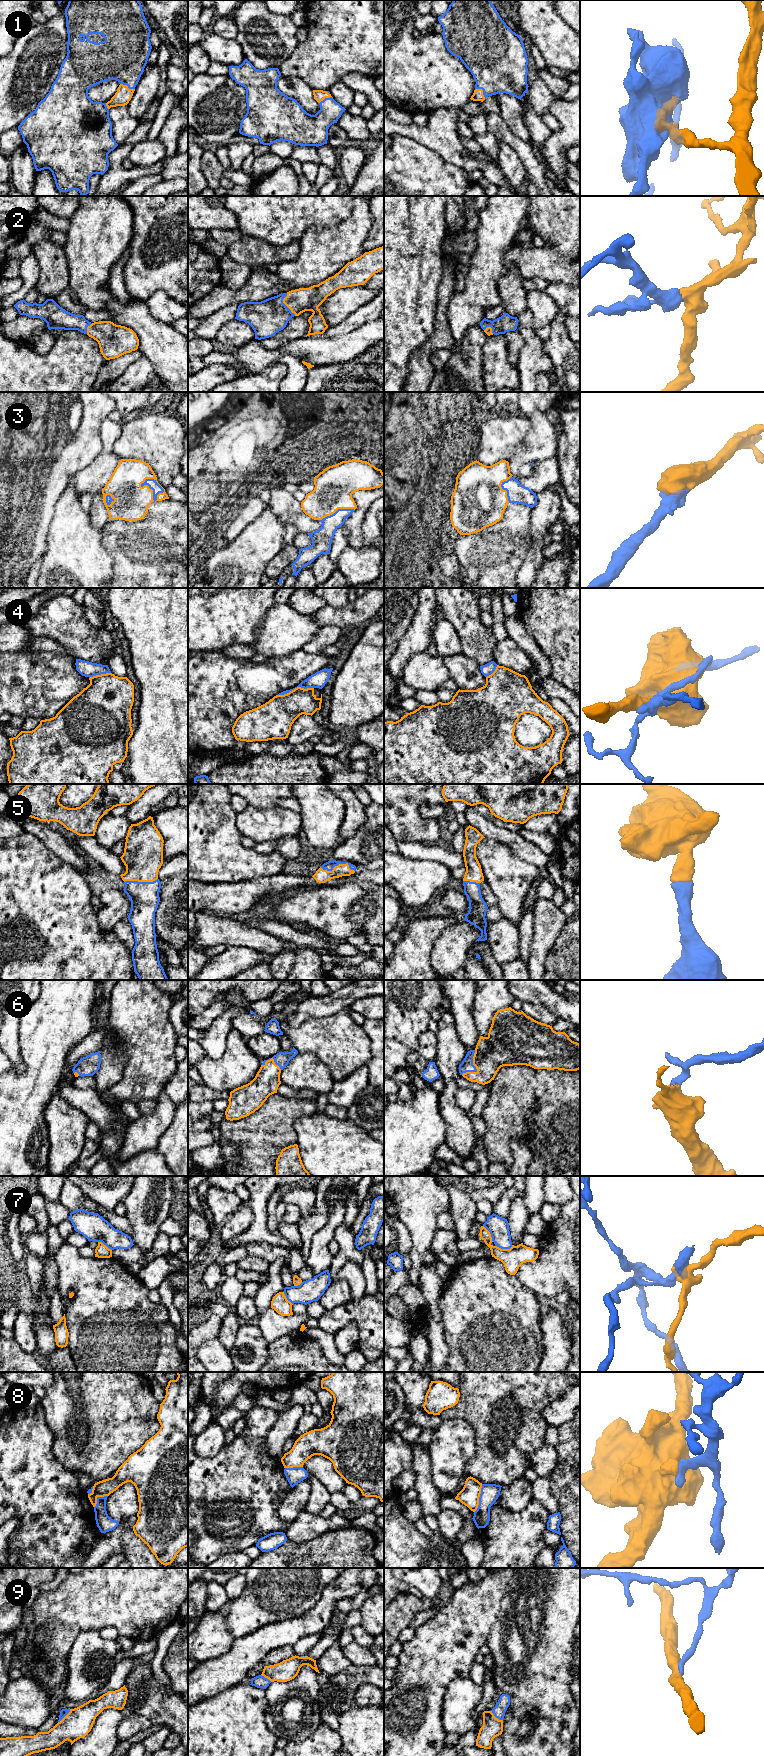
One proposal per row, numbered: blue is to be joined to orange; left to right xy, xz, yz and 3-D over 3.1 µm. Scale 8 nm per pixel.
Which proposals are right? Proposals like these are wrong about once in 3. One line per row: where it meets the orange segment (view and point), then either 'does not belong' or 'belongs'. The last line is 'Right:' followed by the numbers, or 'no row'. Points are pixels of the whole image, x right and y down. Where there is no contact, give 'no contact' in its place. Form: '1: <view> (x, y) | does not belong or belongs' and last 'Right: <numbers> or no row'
1: xy (127, 86) | belongs
2: xz (284, 303) | belongs
3: xy (151, 489) | belongs
4: xz (295, 688) | does not belong
5: xz (338, 865) | belongs
6: yz (476, 1068) | belongs
7: yz (504, 1249) | does not belong
8: yz (478, 1498) | does not belong
9: xy (65, 1716) | belongs
Right: 1, 2, 3, 5, 6, 9

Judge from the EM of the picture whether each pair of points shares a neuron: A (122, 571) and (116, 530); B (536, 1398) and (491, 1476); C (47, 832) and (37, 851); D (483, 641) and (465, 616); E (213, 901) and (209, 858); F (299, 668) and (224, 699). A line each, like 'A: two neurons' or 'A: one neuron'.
A: one neuron
B: one neuron
C: two neurons
D: one neuron
E: two neurons
F: one neuron

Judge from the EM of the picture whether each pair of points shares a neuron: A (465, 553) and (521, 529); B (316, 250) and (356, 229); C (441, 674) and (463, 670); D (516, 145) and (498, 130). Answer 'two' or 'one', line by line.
A: one
B: one
C: two
D: one

